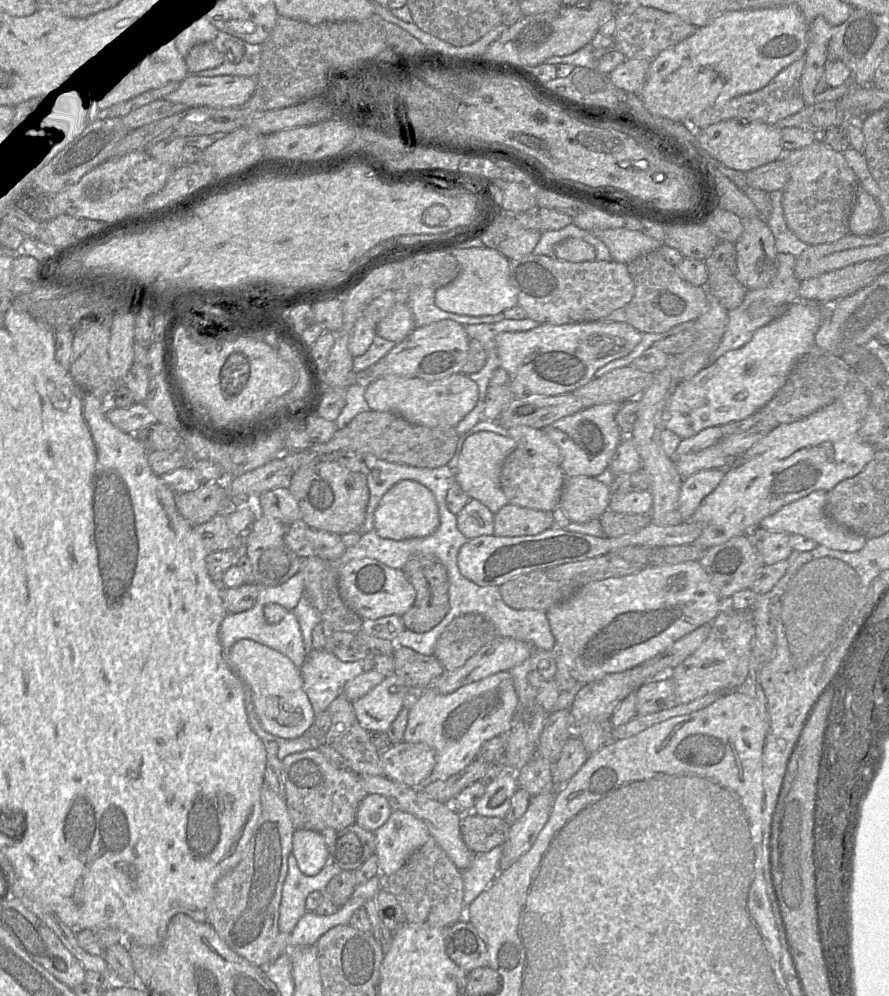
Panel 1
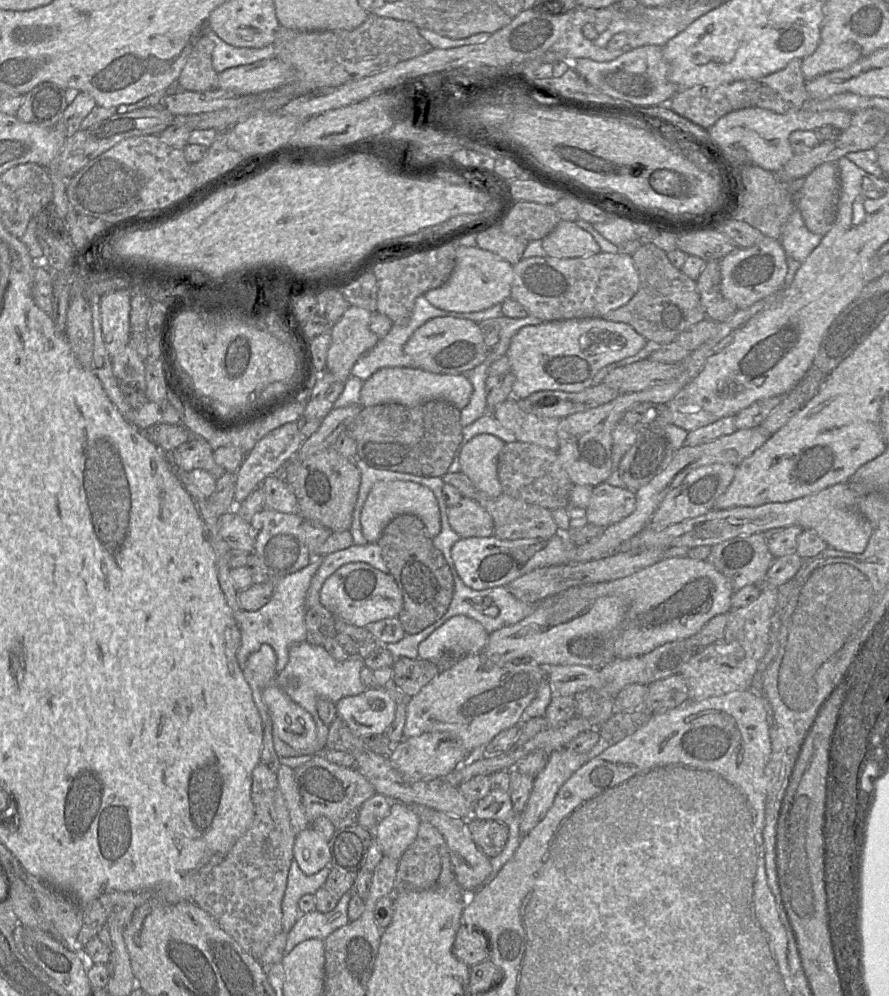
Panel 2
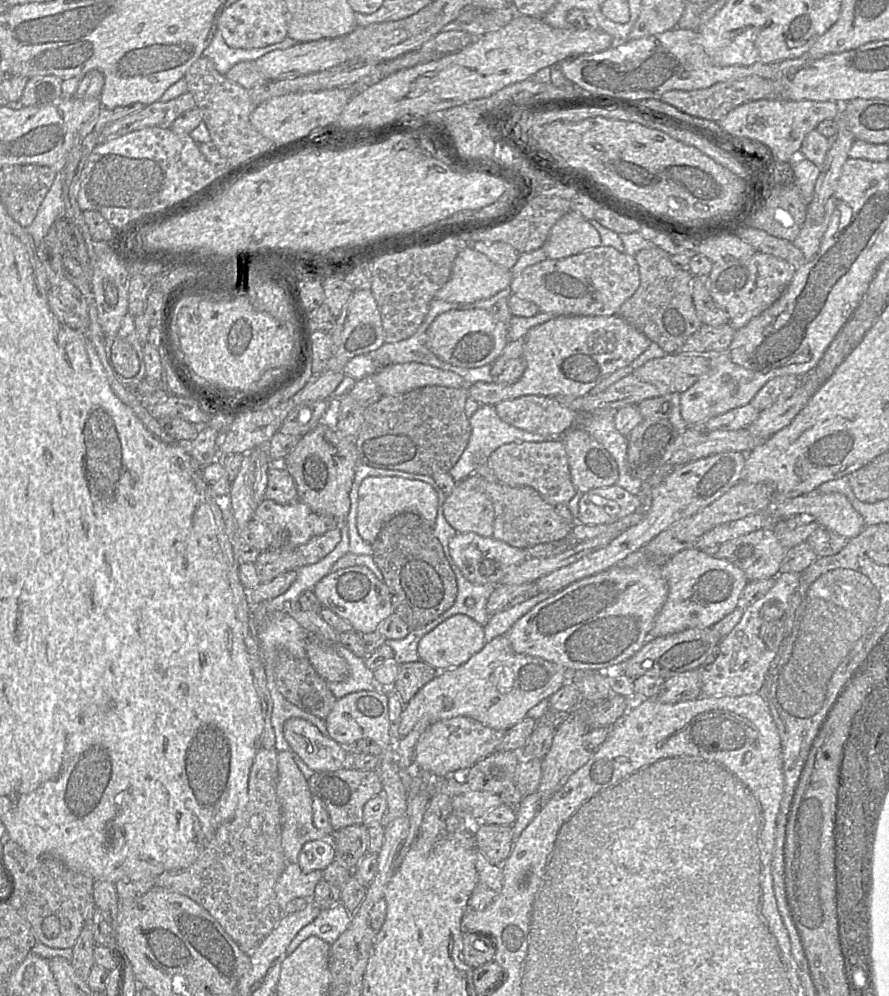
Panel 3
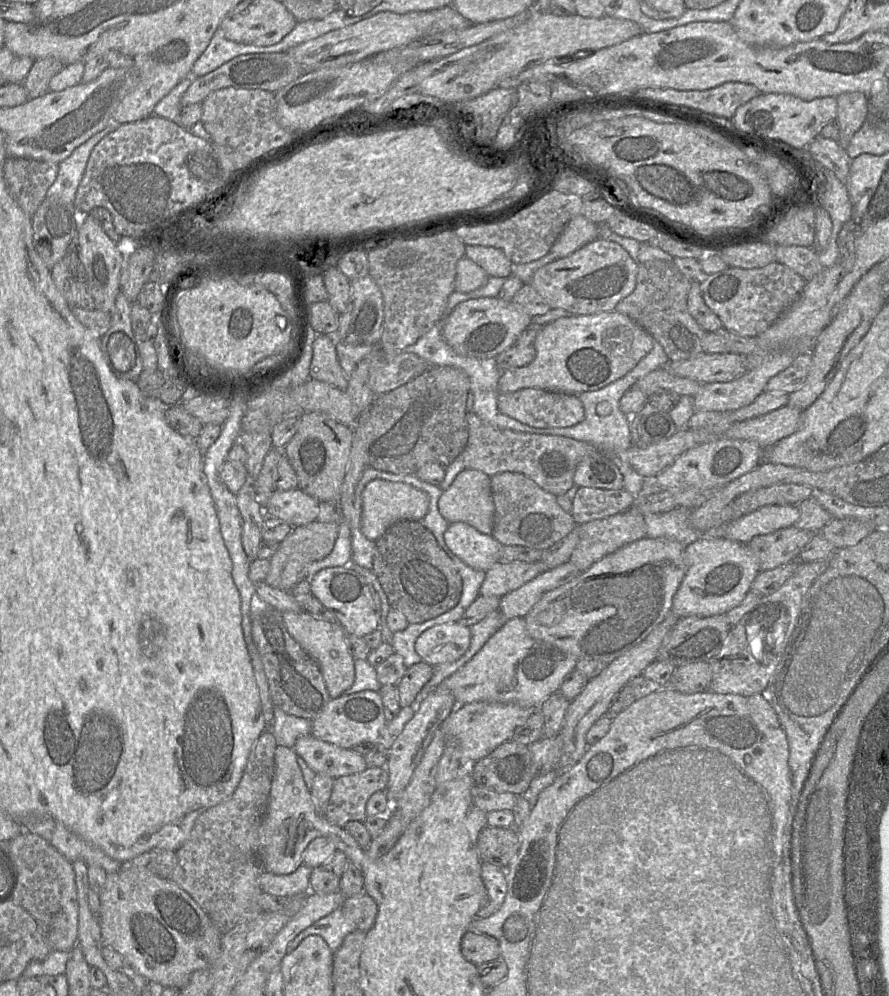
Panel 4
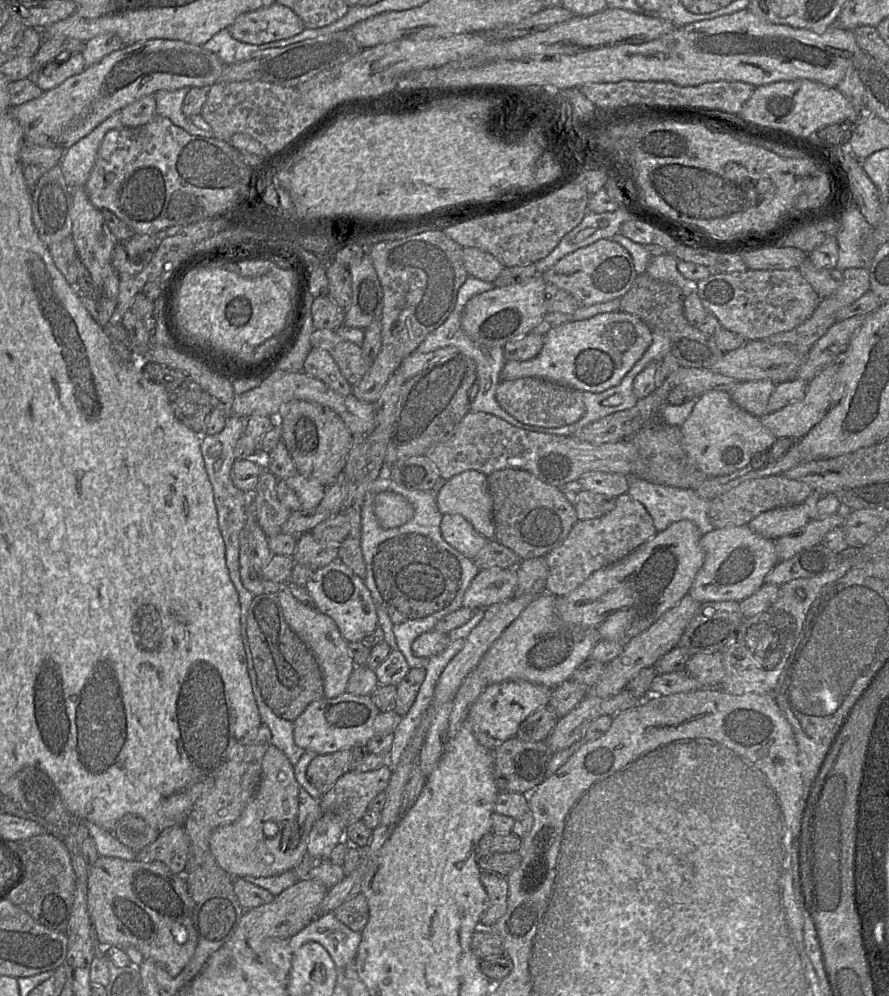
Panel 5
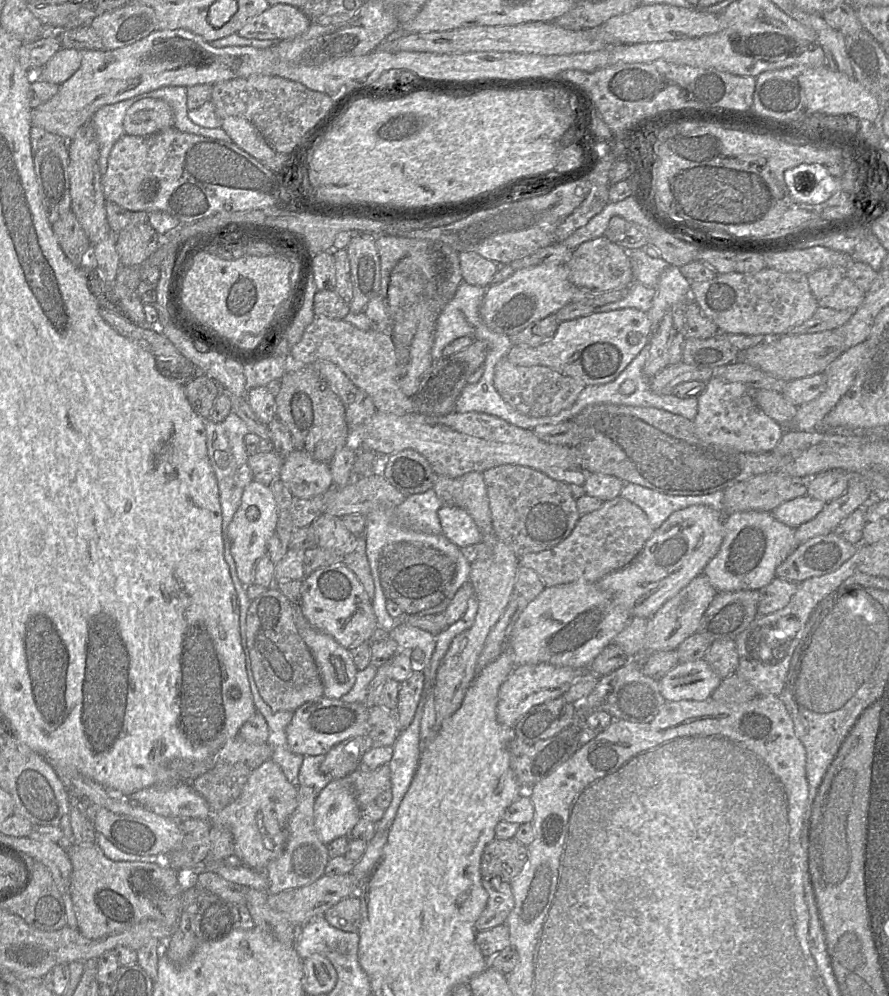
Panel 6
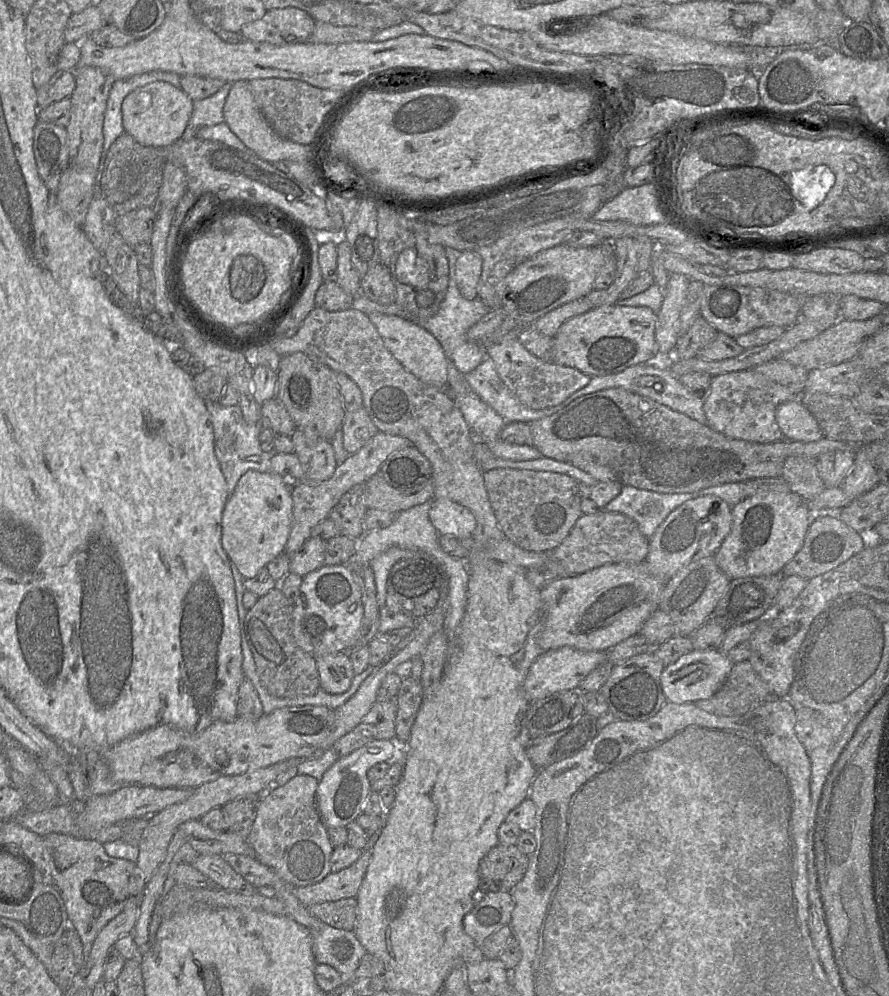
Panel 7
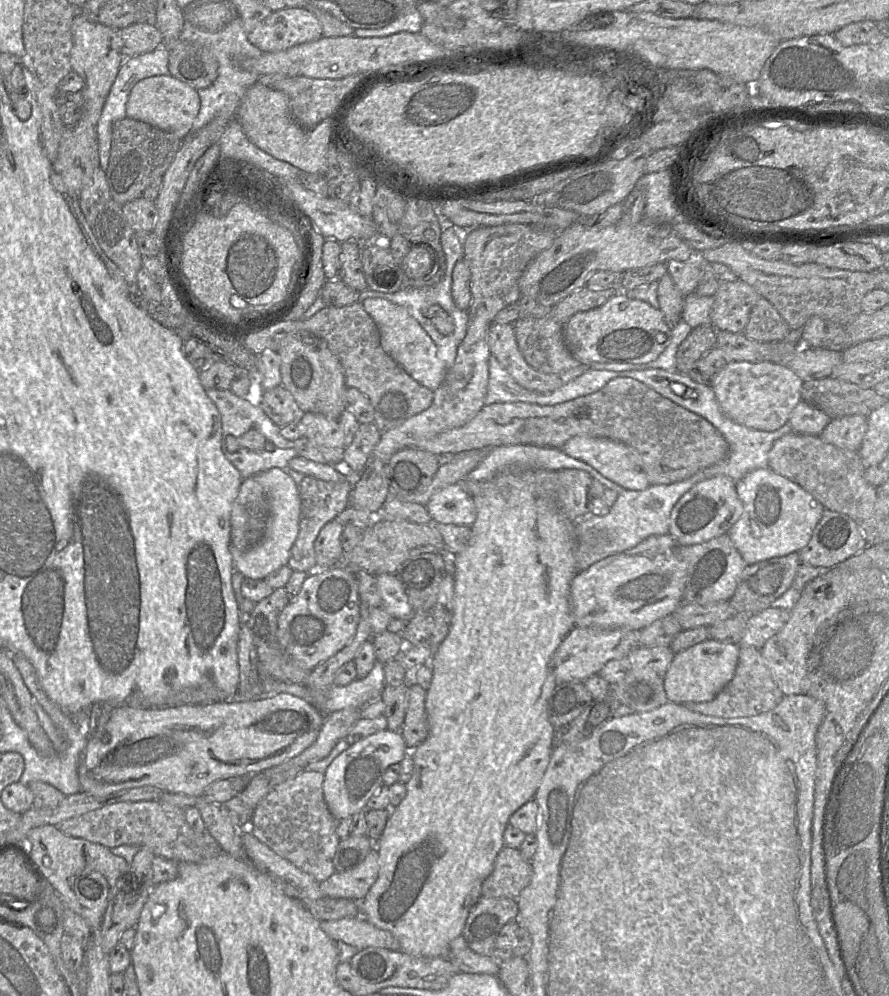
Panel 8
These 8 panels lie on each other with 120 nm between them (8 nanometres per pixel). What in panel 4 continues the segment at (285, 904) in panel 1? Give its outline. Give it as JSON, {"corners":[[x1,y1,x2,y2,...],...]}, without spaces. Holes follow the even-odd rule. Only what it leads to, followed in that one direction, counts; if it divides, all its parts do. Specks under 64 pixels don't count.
{"corners":[[302,864,291,874,275,875,264,871,260,876,259,883,265,893,275,896,292,897,298,894,310,892,310,875,312,868]]}

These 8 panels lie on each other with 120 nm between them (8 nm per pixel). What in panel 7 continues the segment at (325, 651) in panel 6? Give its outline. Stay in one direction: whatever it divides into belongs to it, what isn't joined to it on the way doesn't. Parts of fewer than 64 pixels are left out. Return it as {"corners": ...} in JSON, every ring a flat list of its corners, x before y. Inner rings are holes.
{"corners":[[349,652,330,653,315,657,320,689,330,694,346,692,355,676]]}

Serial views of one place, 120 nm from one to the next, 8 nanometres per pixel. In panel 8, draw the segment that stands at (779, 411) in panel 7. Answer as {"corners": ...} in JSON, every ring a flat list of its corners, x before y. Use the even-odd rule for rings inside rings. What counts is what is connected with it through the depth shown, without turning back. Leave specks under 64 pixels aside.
{"corners":[[800,401,791,411,788,419,792,432,819,436,830,418,817,408]]}

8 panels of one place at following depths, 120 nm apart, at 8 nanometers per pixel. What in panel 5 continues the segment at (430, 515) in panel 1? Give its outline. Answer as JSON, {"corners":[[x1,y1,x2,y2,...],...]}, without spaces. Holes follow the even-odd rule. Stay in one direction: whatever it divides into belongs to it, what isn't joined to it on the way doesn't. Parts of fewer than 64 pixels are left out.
{"corners":[[384,491,375,498,375,515,381,527,392,529,411,521,415,515,415,509,404,496]]}

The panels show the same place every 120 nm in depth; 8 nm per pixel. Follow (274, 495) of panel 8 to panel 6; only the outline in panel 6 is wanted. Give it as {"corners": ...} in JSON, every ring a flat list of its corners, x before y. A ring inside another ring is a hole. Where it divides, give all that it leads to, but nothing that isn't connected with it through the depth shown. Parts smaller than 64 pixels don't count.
{"corners":[[253,480,244,489,241,503,228,528,231,555,236,564,236,571,243,584,249,586,254,577,257,561,267,554,267,543,278,521,278,509,274,495,269,486]]}

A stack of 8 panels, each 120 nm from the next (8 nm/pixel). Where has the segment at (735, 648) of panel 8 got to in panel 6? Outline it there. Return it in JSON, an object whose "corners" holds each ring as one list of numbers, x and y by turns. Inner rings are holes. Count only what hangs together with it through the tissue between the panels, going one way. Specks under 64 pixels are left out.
{"corners":[[699,659,678,663,659,680,659,689,666,701,702,701,721,680,704,659]]}

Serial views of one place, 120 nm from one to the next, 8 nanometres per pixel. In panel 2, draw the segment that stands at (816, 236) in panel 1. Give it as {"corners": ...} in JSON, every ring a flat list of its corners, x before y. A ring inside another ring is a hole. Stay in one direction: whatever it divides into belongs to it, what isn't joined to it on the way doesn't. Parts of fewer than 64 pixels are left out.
{"corners":[[828,162,812,170,798,192,793,193,793,202,800,211,806,227,813,233,825,235,833,226,839,200,840,181,837,163]]}

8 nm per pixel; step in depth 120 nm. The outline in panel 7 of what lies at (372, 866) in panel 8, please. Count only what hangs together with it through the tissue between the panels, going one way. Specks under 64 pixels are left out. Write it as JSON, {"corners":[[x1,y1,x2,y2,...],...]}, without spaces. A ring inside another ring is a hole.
{"corners":[[370,845,351,866,329,873,319,882,295,887,295,896,306,907,356,897,372,859]]}

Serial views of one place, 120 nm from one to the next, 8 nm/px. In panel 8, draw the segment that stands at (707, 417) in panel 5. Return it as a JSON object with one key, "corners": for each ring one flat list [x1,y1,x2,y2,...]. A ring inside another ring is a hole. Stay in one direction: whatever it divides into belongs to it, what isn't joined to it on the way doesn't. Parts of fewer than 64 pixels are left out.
{"corners":[[729,362,712,387,722,412,750,429,772,432,786,423,792,409,801,401,803,381,787,367,770,362]]}

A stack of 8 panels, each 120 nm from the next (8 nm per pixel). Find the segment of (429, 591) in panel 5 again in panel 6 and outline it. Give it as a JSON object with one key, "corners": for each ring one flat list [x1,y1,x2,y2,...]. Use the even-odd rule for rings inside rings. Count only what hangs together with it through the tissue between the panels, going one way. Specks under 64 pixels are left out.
{"corners":[[392,544,379,558,380,583,386,599,391,599,405,614,419,614,440,604,456,571,454,558,444,552,421,545]]}

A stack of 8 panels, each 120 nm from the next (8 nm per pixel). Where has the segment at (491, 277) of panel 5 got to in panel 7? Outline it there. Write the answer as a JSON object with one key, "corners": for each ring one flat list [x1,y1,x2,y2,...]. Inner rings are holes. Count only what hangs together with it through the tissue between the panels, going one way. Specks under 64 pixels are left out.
{"corners":[[463,251,456,261,456,282,467,300,478,298,478,283,482,272,482,258,477,252]]}

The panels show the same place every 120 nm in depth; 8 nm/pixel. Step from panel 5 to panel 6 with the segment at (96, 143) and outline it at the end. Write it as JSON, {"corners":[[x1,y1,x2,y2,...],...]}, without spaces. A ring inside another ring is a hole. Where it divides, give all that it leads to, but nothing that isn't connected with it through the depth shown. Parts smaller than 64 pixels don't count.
{"corners":[[143,96,135,97,104,105,98,109,90,120,99,142,100,153,98,159,101,175,106,172,108,157,113,145,125,134,123,120,127,109]]}

